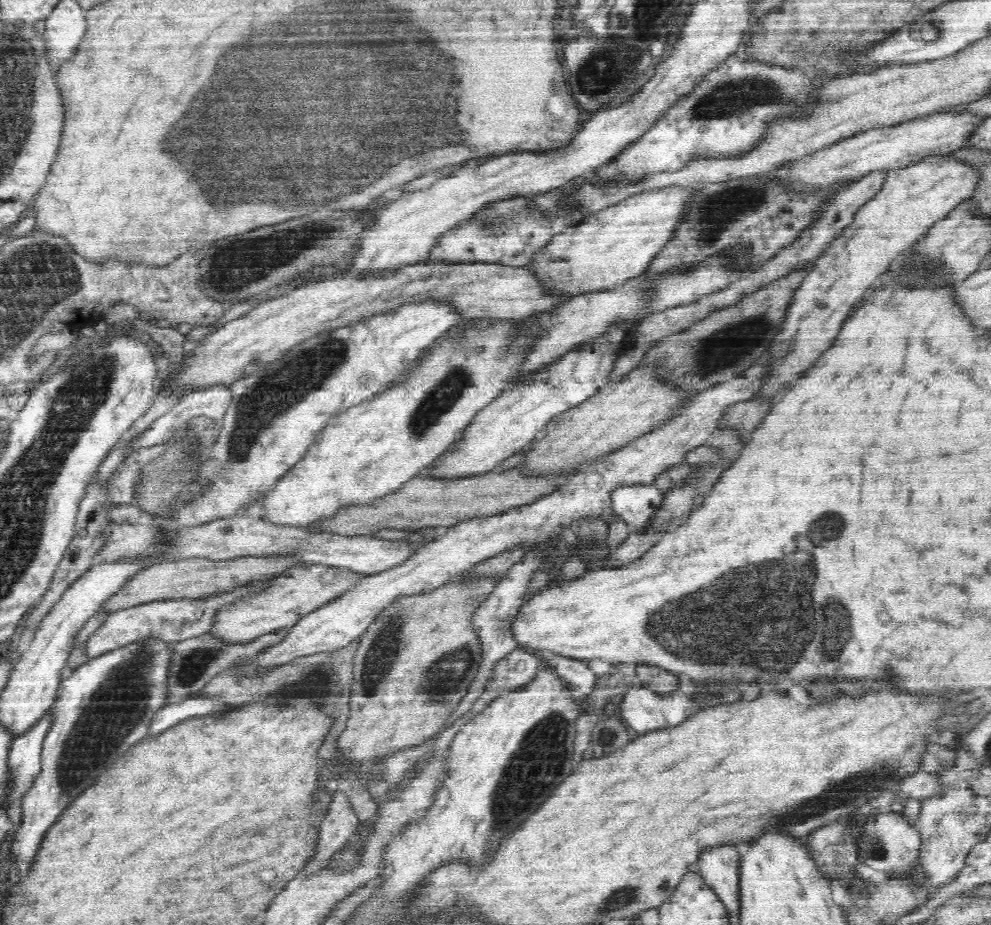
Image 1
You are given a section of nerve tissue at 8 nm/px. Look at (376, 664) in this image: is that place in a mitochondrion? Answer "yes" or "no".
yes

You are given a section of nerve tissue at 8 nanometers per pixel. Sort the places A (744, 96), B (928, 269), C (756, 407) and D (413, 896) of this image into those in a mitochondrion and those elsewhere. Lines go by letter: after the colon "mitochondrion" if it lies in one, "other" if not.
A: mitochondrion
B: other
C: other
D: other

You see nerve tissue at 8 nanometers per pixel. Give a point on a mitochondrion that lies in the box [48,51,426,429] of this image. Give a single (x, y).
(278, 248)

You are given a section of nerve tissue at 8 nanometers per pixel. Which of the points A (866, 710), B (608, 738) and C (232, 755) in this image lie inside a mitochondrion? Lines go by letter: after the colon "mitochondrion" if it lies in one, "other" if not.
A: other
B: mitochondrion
C: other

